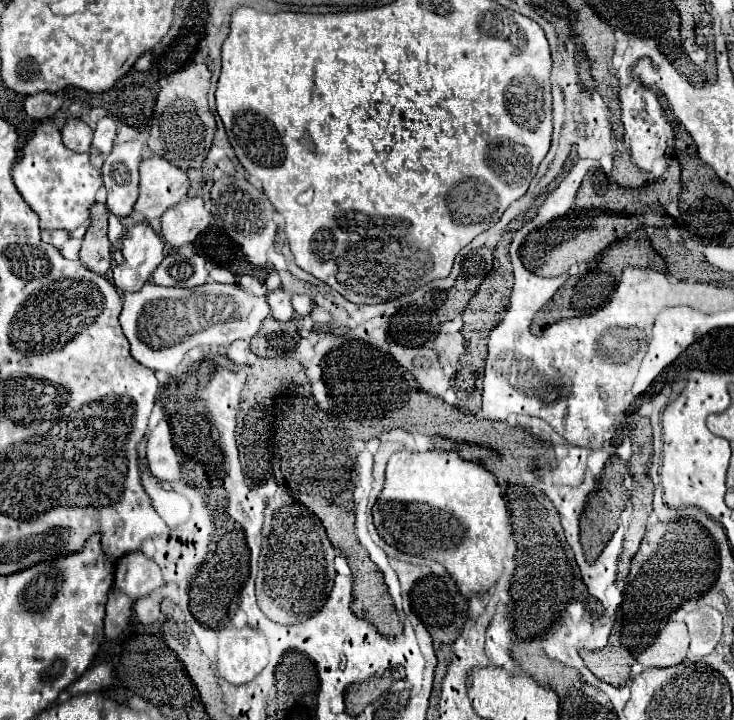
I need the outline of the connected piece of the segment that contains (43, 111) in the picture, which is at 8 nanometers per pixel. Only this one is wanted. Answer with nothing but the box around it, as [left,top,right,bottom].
[24,92,62,118]

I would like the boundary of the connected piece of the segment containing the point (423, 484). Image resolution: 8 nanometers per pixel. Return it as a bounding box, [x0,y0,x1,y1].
[372,452,512,598]

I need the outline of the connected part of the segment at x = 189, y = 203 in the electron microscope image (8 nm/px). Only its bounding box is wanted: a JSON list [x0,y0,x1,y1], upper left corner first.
[162,196,210,248]

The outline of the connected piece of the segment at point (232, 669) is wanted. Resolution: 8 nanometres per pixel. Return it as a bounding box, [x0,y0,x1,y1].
[218,628,268,684]

